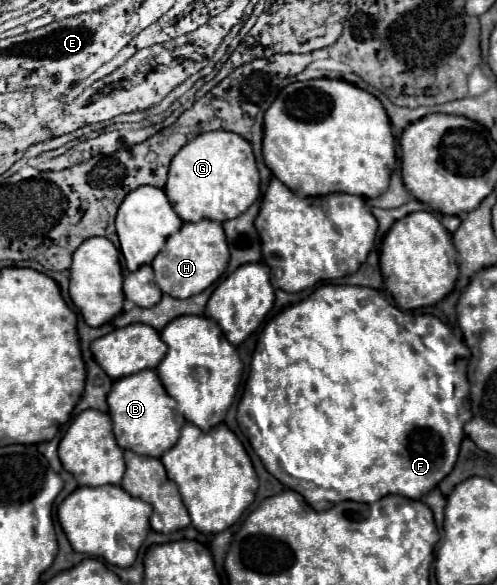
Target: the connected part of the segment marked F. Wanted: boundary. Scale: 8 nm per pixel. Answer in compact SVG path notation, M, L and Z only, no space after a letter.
M322 285L312 295L308 295L298 305L292 305L278 313L262 329L252 365L250 377L237 410L240 431L250 441L254 453L262 459L268 473L272 473L282 485L298 491L316 511L328 509L328 505L342 501L374 503L386 495L402 495L408 499L422 499L430 493L454 467L460 443L464 439L464 423L472 417L470 411L470 385L466 377L470 351L462 339L454 335L452 329L430 314L403 312L390 305L381 291L370 287L354 285Z

